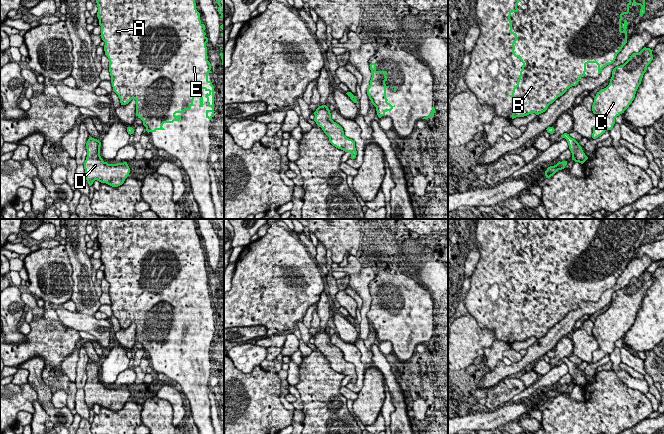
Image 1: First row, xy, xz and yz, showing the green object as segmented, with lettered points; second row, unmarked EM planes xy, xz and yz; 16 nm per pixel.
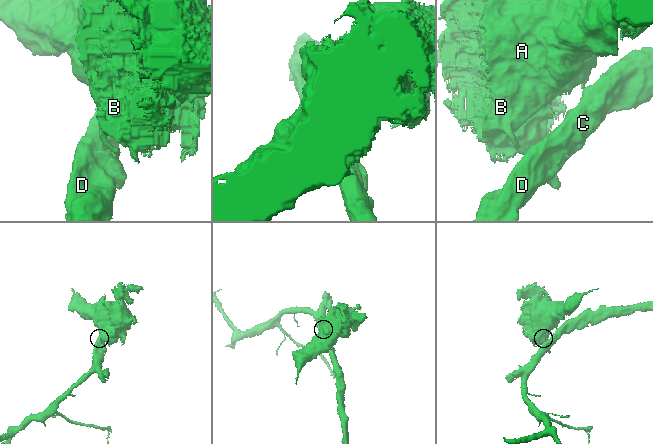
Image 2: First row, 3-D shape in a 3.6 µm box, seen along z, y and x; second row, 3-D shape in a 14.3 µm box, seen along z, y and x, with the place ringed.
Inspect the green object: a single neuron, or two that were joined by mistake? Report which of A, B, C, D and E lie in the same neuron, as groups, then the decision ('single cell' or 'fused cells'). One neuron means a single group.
A B E / C D | fused cells

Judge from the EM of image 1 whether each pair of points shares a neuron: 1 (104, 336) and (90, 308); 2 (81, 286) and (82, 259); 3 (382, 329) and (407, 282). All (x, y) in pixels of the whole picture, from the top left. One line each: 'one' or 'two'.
1: two
2: one
3: one

